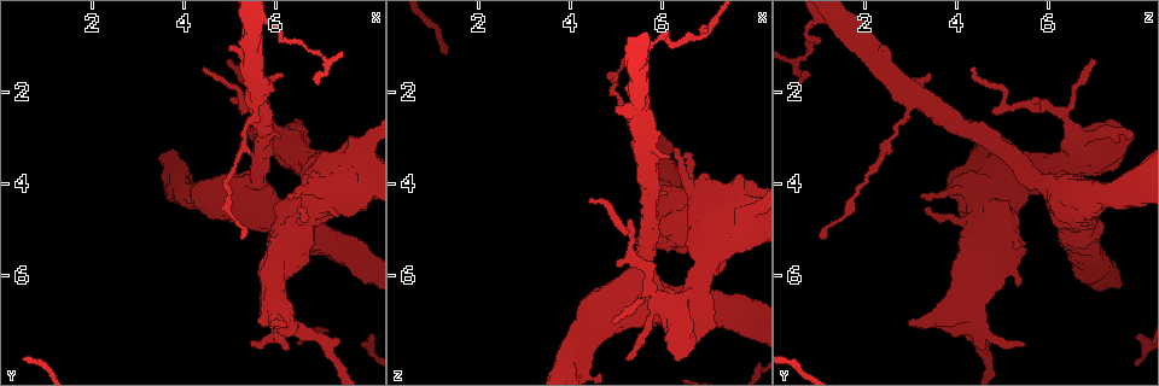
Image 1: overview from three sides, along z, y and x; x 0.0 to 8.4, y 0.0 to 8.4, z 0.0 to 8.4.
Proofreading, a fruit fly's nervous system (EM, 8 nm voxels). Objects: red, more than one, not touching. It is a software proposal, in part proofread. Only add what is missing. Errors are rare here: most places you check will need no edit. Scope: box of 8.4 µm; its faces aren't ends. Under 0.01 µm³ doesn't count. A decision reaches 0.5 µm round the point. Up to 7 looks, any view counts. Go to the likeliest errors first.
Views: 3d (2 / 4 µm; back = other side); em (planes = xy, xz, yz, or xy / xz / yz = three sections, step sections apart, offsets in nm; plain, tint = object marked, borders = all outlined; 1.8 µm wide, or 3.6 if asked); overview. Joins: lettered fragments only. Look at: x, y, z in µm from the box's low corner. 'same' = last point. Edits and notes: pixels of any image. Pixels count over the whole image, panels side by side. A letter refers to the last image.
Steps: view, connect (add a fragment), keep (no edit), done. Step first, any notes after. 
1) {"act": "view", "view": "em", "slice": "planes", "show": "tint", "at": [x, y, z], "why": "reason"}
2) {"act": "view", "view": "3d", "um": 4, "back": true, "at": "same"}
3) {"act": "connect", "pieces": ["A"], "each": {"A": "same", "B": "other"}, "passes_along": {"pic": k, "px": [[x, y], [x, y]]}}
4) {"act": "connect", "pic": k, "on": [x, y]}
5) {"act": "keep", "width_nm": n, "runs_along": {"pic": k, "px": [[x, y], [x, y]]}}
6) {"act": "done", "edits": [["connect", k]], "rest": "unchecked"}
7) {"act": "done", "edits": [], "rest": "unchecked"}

{"act": "view", "view": "3d", "um": 2, "at": [5.55, 7.50, 5.40], "why": "thin end"}

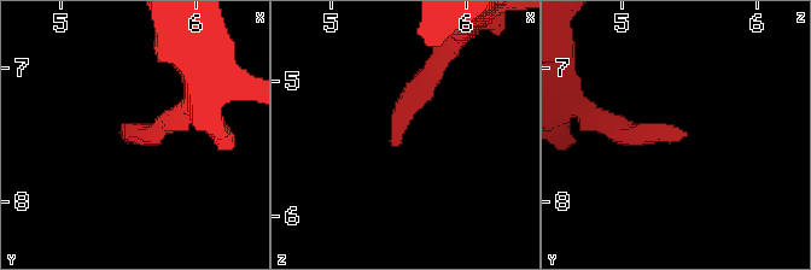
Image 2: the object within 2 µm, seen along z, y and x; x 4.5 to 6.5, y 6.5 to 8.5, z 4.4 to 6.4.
{"act": "view", "view": "em", "slice": "planes", "show": "borders", "at": [5.48, 7.50, 5.44], "why": "need the tissue"}

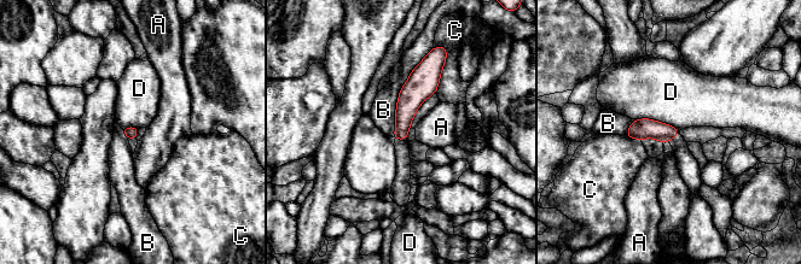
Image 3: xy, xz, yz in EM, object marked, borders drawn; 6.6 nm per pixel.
{"act": "keep", "longest_contact_nm": ["B", 600], "each": {"A": "other", "B": "other", "C": "other", "D": "other"}, "border": {"pic": 3, "px": [[637, 118], [661, 121], [679, 130]]}, "found": "none of them fits"}

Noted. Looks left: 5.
{"act": "view", "view": "3d", "um": 4, "at": [5.60, 2.05, 3.10]}

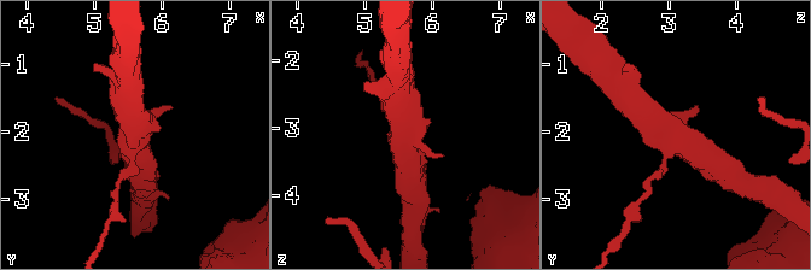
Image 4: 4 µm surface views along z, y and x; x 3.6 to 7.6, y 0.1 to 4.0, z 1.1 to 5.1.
{"act": "view", "view": "em", "um": 3.6, "slice": "planes", "show": "borders", "at": [5.60, 2.10, 3.15], "why": "shape alone is not enough"}

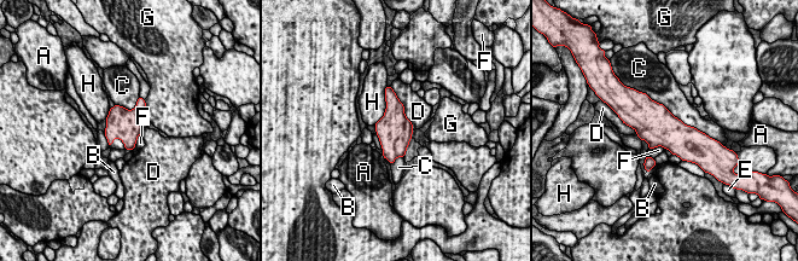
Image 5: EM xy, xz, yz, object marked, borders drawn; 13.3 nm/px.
{"act": "keep", "width_nm": 420, "each": {"A": "other", "B": "other", "C": "other", "D": "other", "E": "other", "F": "other", "G": "other", "H": "other"}, "border": {"pic": 5, "px": [[645, 92], [685, 123], [708, 135]]}, "found": "no lettered fragment goes on from it"}

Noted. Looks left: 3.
{"act": "view", "view": "em", "um": 3.6, "slice": "planes", "show": "plain", "at": [5.20, 5.20, 1.05], "why": "long arm stops here"}

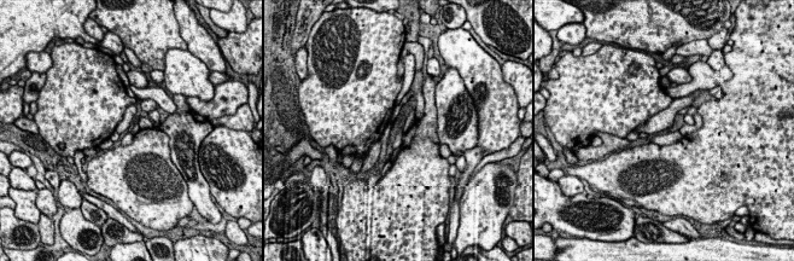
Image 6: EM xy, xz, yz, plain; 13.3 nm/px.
{"act": "view", "view": "em", "um": 3.6, "slice": "planes", "show": "borders", "at": "same", "why": "what lies round it"}

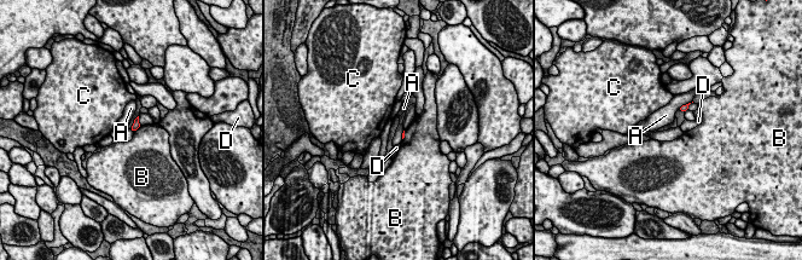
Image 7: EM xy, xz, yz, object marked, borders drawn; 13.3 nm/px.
{"act": "keep", "each": {"A": "other", "B": "other", "C": "other", "D": "other"}, "found": "no lettered fragment goes on from it"}

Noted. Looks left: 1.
{"act": "done", "edits": [], "rest": "unchecked"}

